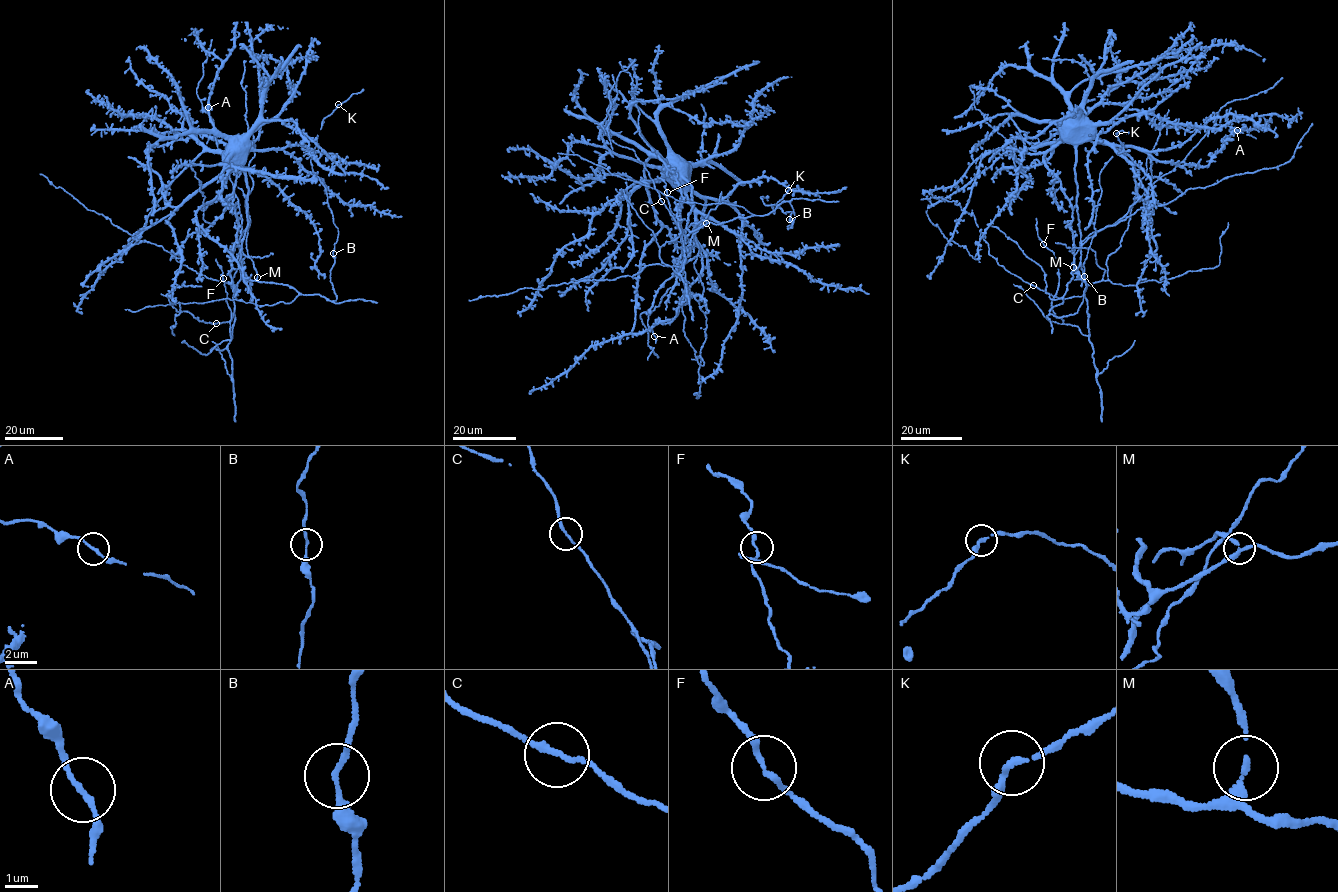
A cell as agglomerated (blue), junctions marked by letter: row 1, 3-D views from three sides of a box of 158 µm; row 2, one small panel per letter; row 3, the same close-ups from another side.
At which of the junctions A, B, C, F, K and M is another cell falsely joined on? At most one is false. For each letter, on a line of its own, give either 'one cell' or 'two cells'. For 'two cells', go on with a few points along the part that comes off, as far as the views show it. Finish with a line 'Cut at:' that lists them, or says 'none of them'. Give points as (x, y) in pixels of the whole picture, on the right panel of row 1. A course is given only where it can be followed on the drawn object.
A: one cell
B: one cell
C: one cell
F: one cell
K: one cell
M: one cell
Cut at: none of them

